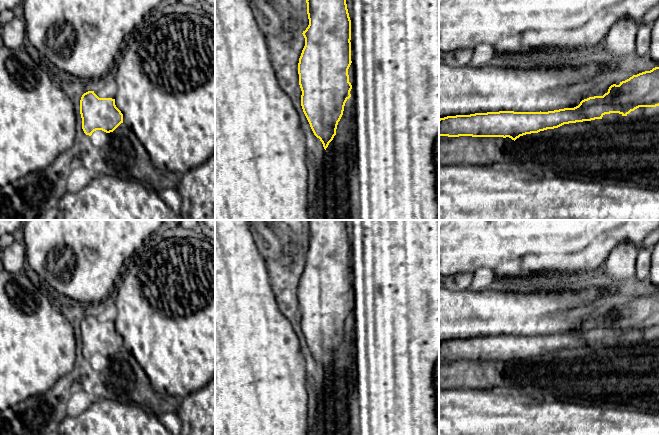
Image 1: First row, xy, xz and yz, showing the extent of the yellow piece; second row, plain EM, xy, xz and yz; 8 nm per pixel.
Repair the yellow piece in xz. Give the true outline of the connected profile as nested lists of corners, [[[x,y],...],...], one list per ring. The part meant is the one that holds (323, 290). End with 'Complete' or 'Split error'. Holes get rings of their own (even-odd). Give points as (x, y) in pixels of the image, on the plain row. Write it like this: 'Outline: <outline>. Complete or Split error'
Outline: [[[307,220],[307,238],[309,249],[303,260],[305,270],[298,287],[299,309],[302,315],[301,330],[314,359],[320,363],[324,373],[336,359],[346,325],[351,321],[352,309],[349,306],[348,293],[351,285],[351,244],[345,220]]]. Complete

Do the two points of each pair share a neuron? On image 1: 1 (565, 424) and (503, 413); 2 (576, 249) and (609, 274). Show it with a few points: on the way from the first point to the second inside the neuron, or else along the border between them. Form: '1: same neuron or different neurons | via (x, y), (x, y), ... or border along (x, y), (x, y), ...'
1: same neuron | via (550, 424), (518, 424)
2: different neurons | border along (614, 248), (604, 262), (600, 273)

